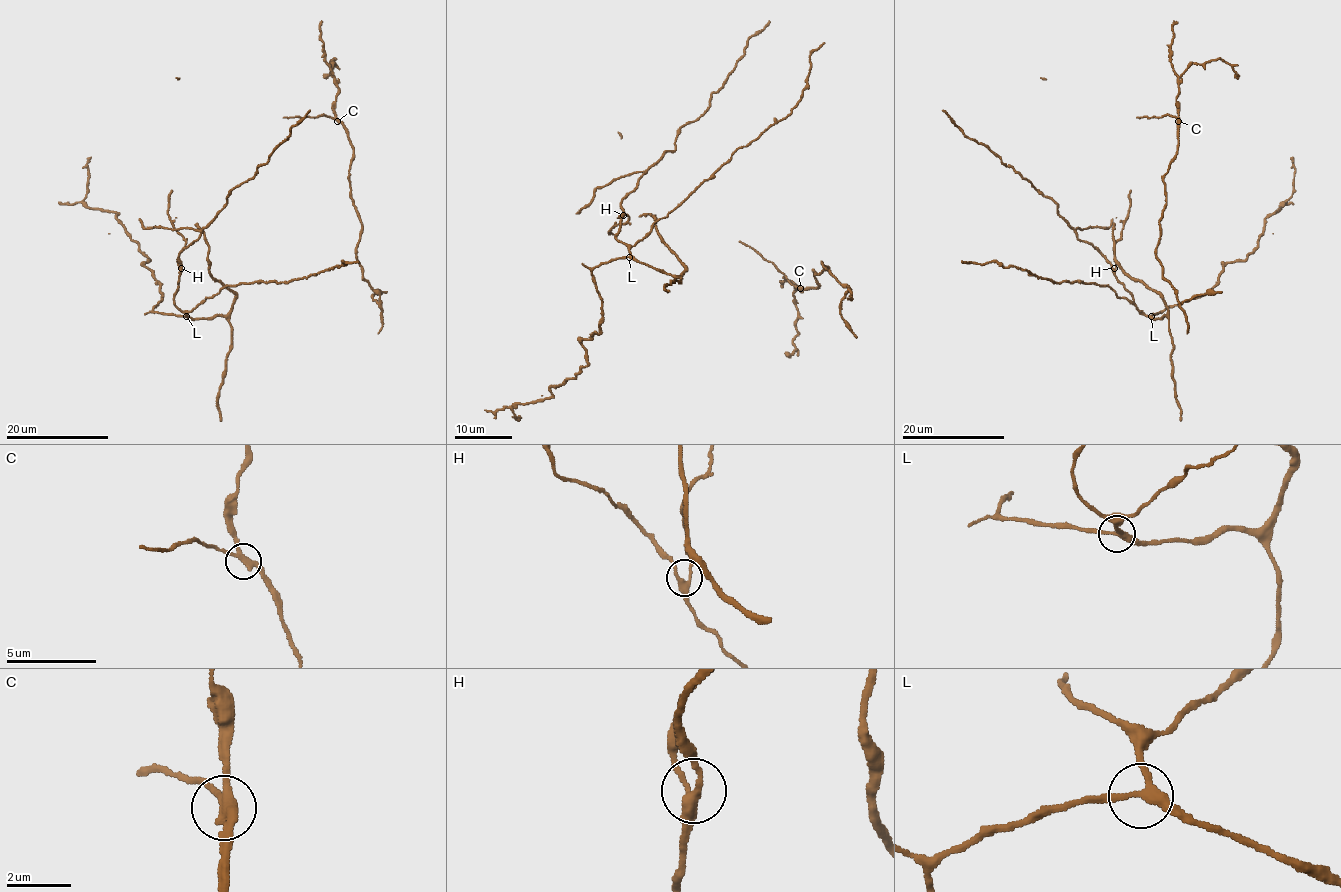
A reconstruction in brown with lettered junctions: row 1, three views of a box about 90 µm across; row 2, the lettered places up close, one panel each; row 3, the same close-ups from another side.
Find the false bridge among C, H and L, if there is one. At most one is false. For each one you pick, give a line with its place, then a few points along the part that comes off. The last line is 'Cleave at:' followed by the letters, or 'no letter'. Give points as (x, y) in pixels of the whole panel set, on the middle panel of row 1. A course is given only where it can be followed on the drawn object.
C: place (800, 288); course (801, 287), (794, 286), (771, 261), (739, 241)
Cleave at: C

